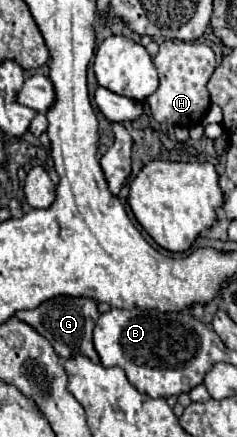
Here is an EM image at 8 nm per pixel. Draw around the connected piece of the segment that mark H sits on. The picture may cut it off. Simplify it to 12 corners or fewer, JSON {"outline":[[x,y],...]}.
{"outline":[[165,40],[159,88],[157,122],[191,128],[209,110],[217,60],[201,42]]}

